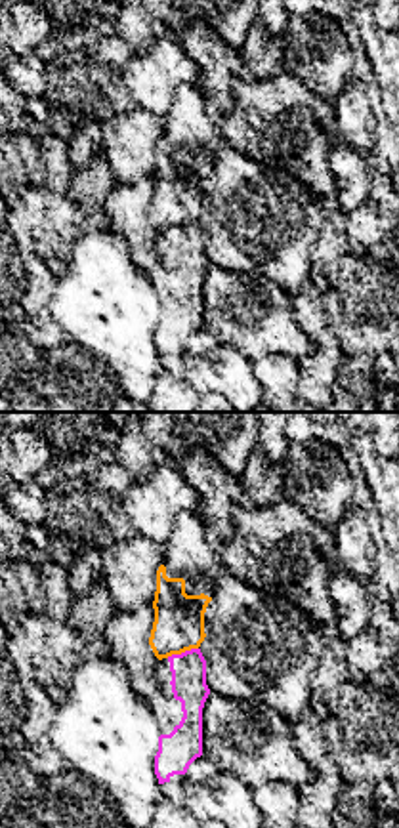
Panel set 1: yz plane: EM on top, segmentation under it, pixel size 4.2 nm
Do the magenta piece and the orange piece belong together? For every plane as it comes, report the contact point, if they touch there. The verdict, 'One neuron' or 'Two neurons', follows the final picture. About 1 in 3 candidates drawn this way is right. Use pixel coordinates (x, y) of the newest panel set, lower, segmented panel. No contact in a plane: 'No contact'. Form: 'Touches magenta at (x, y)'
Touches magenta at (182, 653)

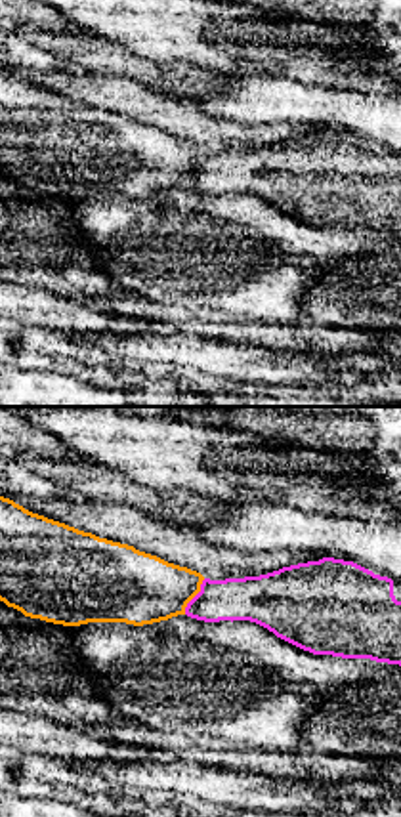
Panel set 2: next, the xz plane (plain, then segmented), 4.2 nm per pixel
Touches magenta at (195, 596)

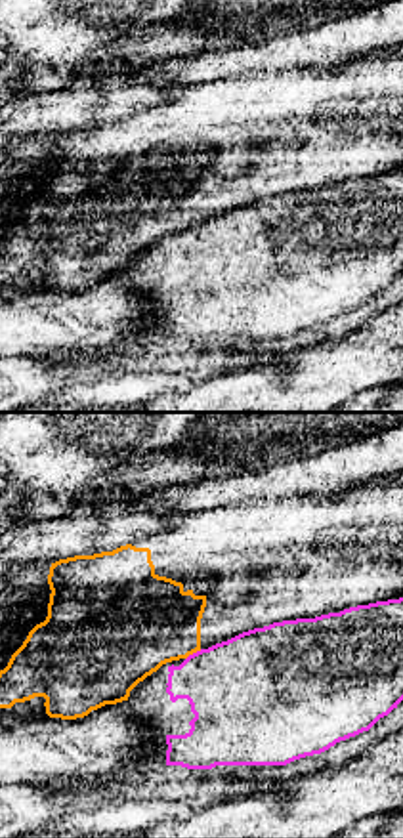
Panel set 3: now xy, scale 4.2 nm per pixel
Touches magenta at (193, 653)

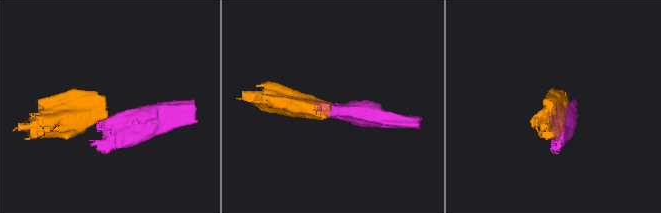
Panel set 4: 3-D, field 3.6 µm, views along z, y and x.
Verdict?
Two neurons

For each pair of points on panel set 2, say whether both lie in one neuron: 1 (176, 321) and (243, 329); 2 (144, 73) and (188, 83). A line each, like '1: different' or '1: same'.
1: same
2: same

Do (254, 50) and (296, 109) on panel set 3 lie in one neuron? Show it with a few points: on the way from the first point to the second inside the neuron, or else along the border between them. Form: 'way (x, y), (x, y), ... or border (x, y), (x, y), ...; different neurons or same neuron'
border (327, 67), (283, 71); different neurons

